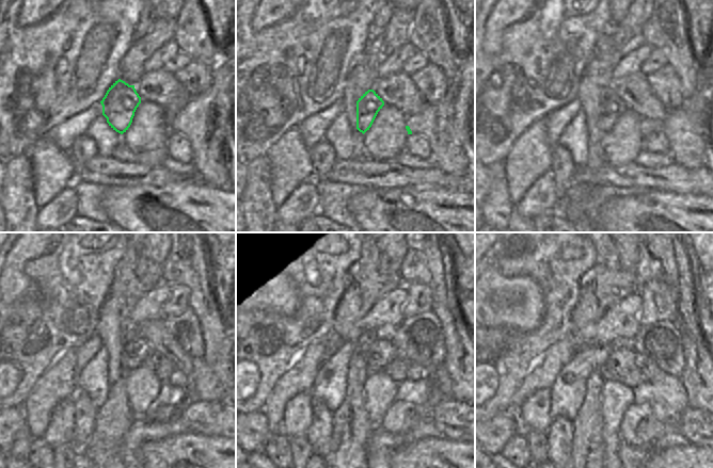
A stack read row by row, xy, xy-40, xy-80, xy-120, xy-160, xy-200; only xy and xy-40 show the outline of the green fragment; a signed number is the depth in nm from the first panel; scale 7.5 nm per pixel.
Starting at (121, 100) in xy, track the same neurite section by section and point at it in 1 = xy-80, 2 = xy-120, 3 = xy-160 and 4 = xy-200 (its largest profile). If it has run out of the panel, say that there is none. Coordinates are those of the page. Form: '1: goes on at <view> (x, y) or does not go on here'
1: goes on at xy-80 (612, 107)
2: goes on at xy-120 (138, 351)
3: goes on at xy-160 (381, 355)
4: goes on at xy-200 (621, 367)

